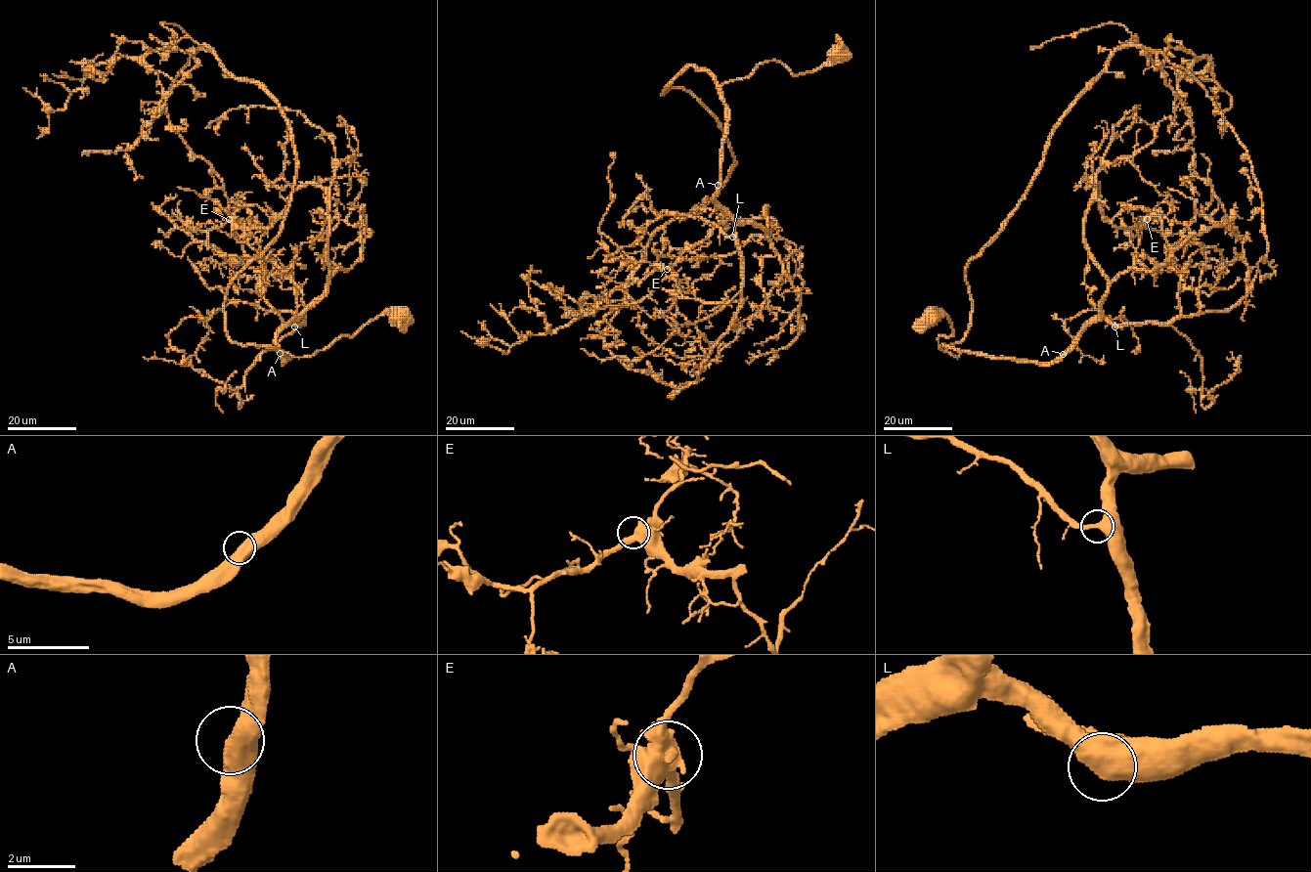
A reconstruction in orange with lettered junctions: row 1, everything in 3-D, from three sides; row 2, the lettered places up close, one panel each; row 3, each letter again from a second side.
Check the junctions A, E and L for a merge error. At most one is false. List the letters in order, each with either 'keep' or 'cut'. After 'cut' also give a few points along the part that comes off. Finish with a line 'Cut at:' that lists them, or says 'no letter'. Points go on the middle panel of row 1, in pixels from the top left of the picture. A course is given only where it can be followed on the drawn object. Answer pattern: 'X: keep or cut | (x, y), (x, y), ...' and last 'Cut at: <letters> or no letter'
A: keep
E: keep
L: keep
Cut at: no letter

